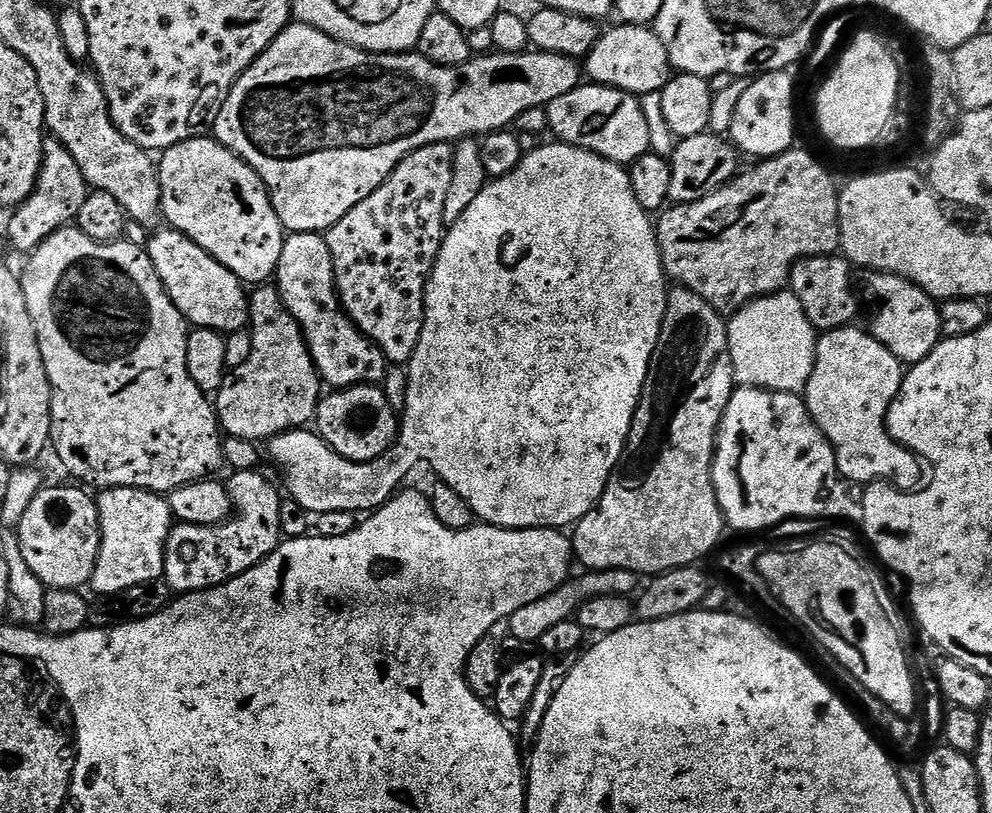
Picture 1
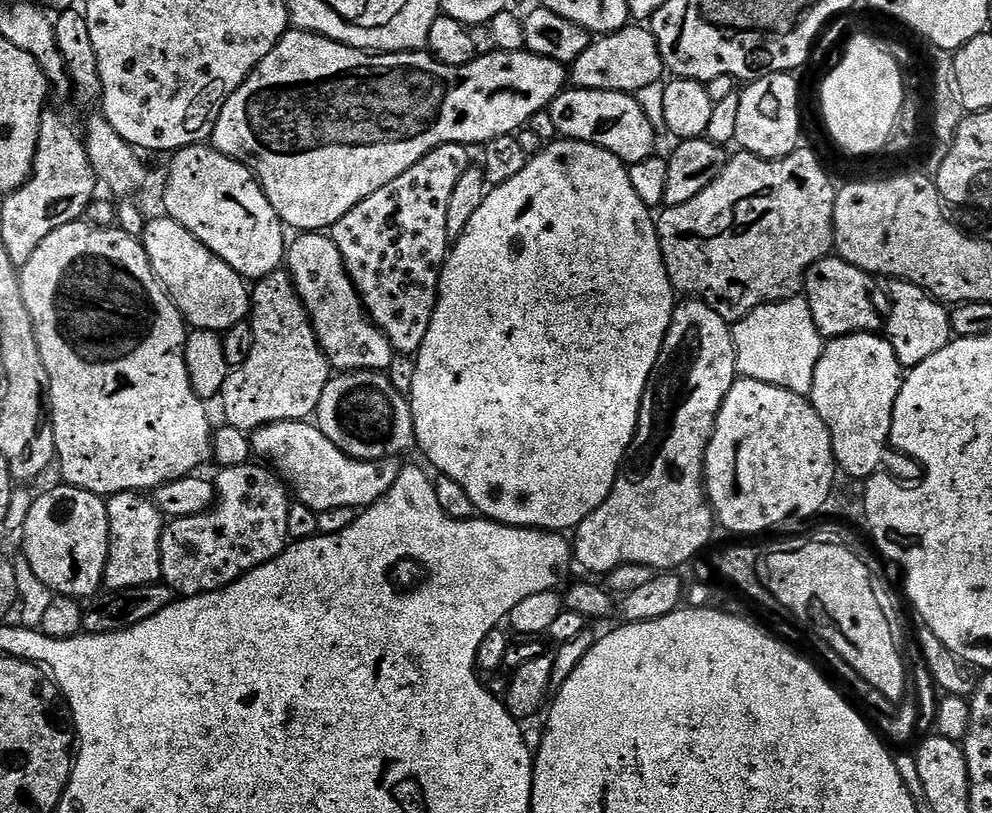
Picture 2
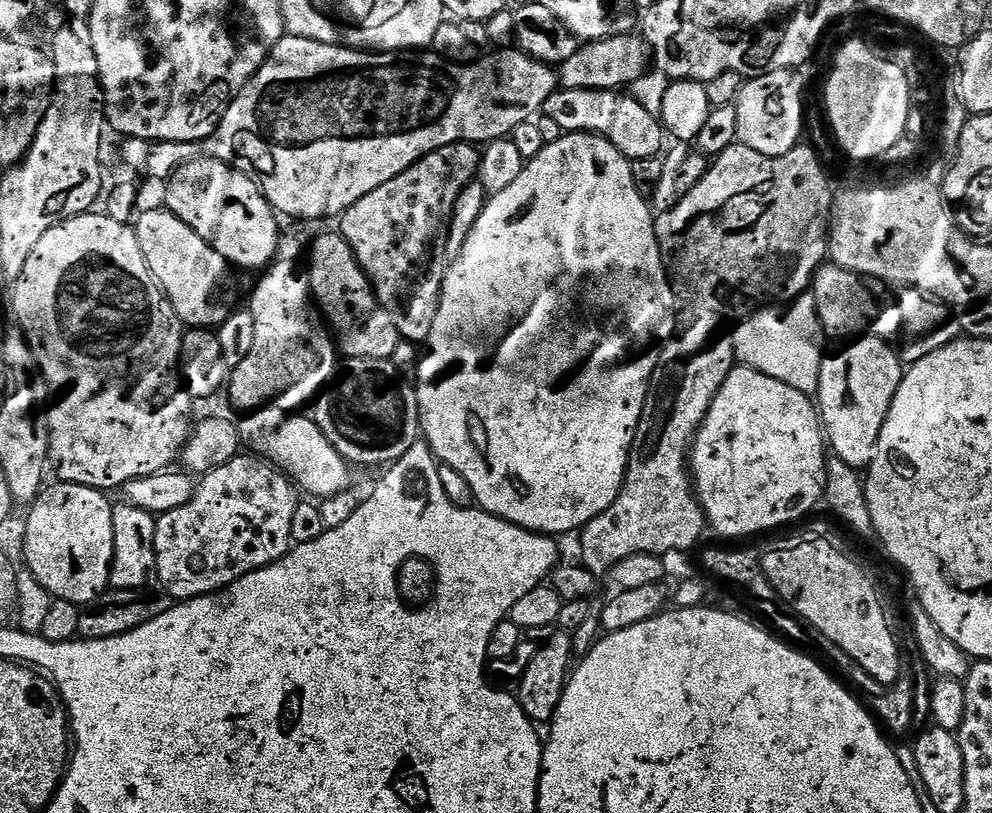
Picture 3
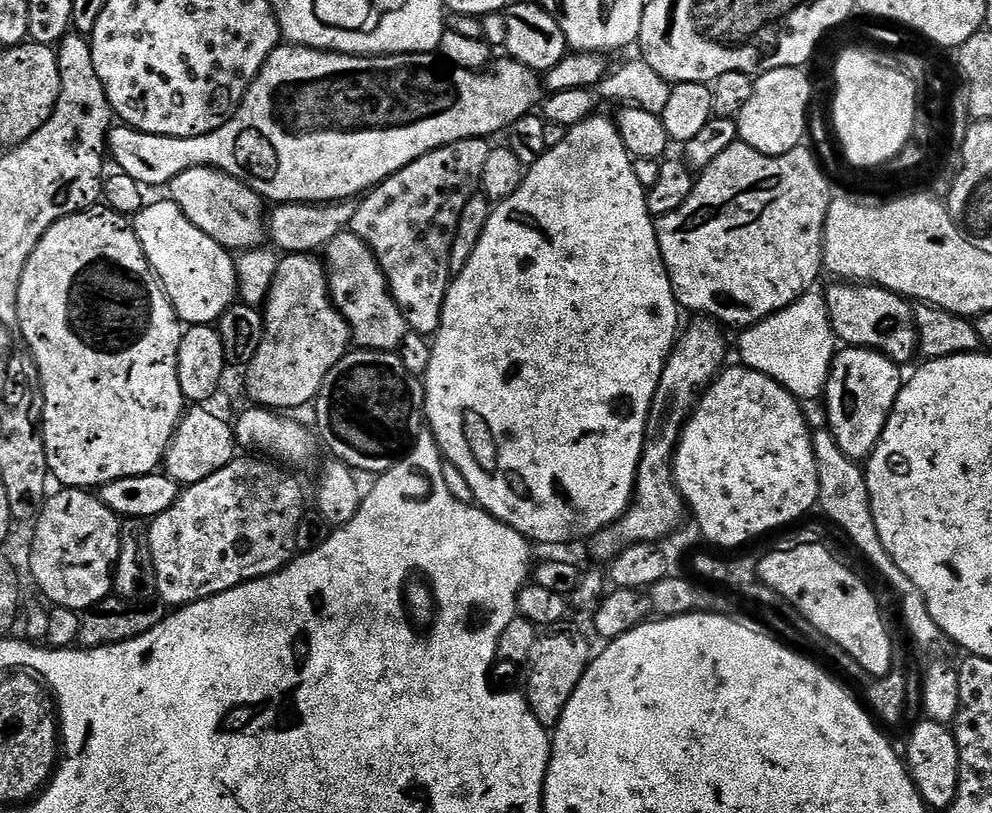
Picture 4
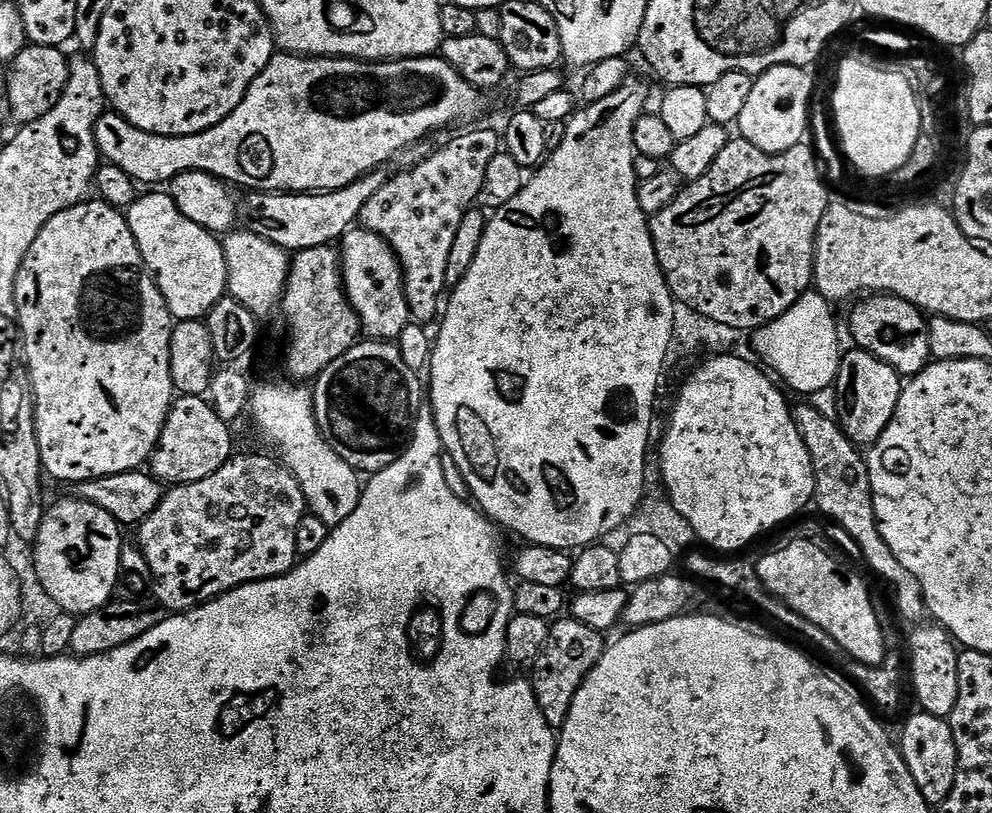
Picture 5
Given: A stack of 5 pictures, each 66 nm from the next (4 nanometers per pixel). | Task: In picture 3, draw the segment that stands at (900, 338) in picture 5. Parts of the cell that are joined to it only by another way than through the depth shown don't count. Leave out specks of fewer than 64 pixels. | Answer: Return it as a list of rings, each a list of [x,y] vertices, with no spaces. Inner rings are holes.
[[[831,262],[821,264],[810,285],[810,295],[818,306],[818,318],[825,337],[839,342],[851,342],[866,336],[891,341],[892,336],[904,332],[900,301],[888,292],[891,292],[889,285],[884,281],[872,276],[860,276]]]

